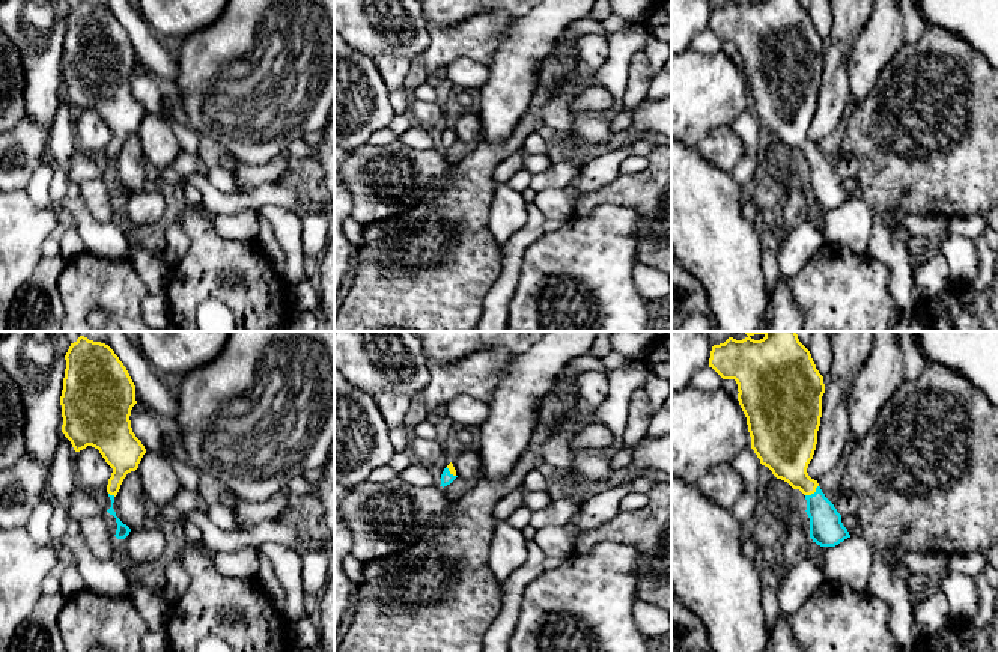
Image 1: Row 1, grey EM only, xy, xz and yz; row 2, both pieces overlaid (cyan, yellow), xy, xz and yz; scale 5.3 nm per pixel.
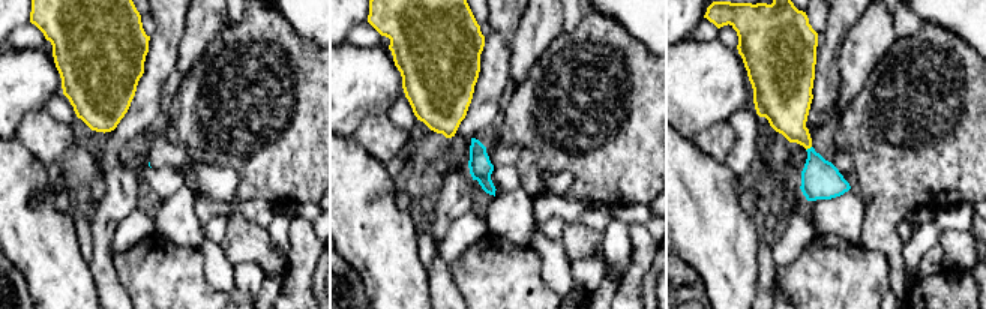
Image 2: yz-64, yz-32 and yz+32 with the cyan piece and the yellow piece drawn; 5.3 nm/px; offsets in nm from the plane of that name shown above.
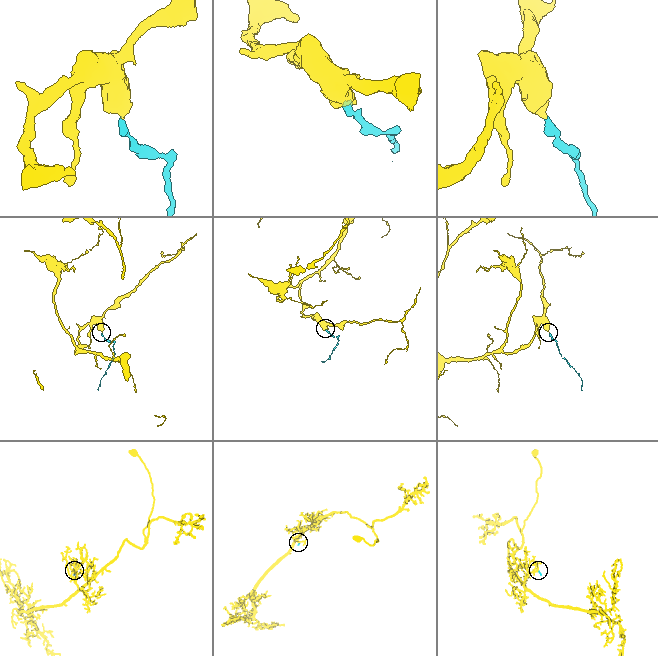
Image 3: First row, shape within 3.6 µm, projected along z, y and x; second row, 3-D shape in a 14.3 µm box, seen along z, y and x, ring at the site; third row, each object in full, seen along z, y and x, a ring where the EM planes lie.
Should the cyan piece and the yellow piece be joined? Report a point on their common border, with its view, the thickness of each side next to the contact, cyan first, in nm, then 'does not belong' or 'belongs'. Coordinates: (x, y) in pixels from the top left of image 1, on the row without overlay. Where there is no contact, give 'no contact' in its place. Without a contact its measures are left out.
meets cyan in yz at (815, 155); 180 nm thick on the cyan side, 240 nm on the other; belongs

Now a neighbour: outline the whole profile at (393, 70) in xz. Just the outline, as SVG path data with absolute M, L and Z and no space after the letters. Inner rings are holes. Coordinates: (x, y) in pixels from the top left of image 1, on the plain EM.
M379 54L375 62L388 90L403 87L405 77L409 71L409 59L402 56Z

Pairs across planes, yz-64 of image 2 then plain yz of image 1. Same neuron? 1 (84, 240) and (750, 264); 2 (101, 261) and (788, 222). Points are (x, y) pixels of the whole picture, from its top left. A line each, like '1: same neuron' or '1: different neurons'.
1: different neurons
2: same neuron

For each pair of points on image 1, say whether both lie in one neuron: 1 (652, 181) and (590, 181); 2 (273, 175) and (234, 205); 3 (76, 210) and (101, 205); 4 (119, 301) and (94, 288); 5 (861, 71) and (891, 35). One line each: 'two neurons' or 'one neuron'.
1: two neurons
2: two neurons
3: two neurons
4: one neuron
5: one neuron

